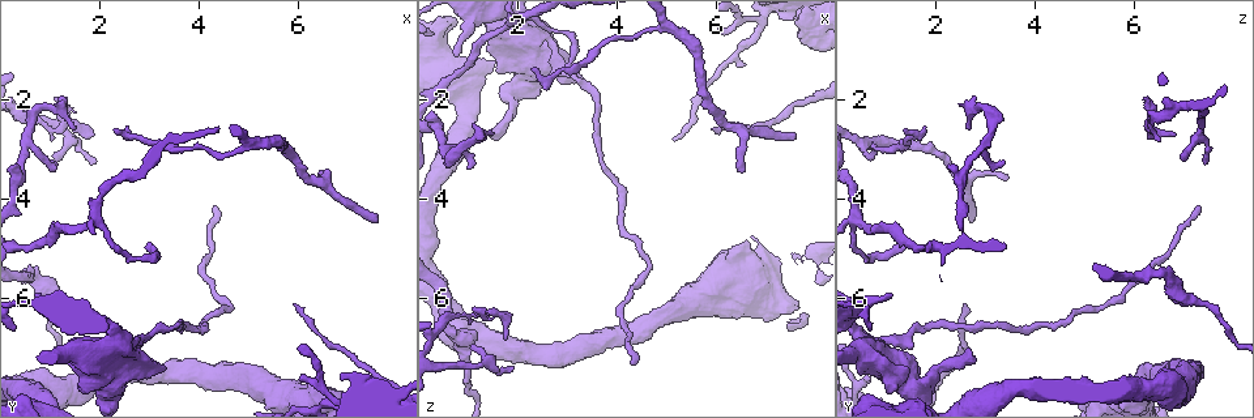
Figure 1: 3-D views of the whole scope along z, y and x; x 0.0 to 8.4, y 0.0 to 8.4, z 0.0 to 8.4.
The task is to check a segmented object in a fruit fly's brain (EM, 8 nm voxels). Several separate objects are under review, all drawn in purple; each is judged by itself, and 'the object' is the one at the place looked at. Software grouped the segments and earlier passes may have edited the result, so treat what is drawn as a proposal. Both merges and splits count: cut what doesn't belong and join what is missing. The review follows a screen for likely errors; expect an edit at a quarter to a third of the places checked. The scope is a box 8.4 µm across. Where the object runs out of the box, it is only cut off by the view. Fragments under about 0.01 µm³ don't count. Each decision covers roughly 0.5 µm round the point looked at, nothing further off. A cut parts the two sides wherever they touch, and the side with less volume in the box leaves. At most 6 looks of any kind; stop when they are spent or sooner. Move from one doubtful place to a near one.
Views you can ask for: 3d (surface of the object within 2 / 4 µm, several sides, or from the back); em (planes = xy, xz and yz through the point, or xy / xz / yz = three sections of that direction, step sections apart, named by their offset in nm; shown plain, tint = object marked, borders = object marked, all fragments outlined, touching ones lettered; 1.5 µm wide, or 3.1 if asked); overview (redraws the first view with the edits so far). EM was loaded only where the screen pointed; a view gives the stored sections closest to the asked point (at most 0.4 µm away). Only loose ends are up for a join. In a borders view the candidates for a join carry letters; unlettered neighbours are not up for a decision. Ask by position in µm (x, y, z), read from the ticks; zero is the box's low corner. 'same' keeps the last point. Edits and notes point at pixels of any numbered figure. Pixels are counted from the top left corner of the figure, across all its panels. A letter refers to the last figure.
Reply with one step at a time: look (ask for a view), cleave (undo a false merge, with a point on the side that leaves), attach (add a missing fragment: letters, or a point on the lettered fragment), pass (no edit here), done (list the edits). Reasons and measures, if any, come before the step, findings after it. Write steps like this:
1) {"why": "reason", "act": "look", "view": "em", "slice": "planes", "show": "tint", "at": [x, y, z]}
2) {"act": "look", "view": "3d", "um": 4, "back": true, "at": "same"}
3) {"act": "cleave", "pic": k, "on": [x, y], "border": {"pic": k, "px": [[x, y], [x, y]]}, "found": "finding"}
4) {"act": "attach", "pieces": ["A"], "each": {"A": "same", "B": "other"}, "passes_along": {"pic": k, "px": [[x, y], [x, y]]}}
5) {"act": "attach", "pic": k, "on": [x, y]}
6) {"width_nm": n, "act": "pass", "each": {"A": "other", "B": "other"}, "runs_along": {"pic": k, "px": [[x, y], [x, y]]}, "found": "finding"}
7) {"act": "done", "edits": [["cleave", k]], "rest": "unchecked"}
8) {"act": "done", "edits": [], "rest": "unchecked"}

{"why": "tapers out", "act": "look", "view": "3d", "um": 2, "at": [1.85, 3.30, 7.35]}

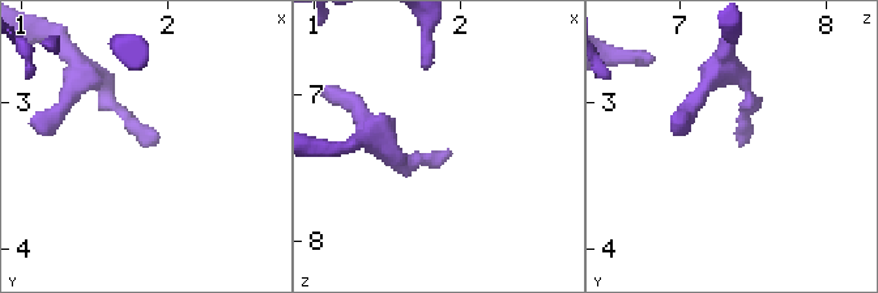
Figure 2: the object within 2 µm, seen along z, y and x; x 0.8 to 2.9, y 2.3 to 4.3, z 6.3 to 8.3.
{"why": "shape alone is not enough", "act": "look", "view": "em", "slice": "planes", "show": "borders", "at": [1.88, 3.28, 7.42]}

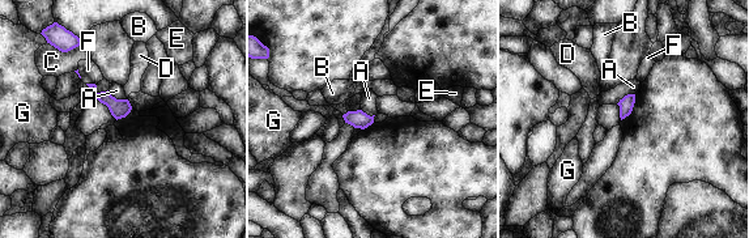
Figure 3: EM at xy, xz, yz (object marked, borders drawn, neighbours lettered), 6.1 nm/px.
{"act": "pass", "each": {"A": "other", "B": "other", "C": "other", "D": "other", "E": "other", "F": "other", "G": "other"}, "border": {"pic": 3, "px": [[635, 94], [625, 94], [616, 103]]}, "found": "none of them fits"}

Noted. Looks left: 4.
{"why": "an open end", "act": "look", "view": "em", "slice": "yz", "step": 8, "show": "borders", "at": [1.00, 3.35, 3.35]}

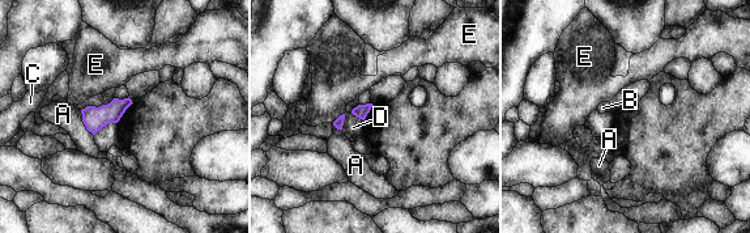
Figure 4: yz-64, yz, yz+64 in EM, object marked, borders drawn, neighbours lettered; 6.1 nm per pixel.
{"act": "look", "view": "em", "slice": "planes", "show": "borders", "at": "same"}

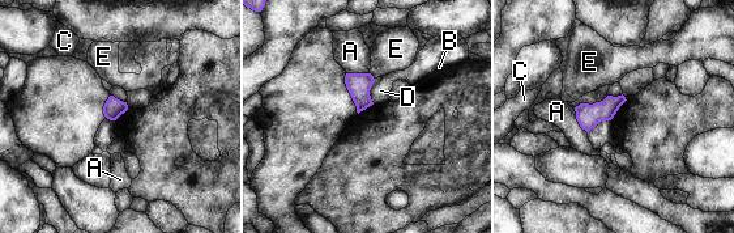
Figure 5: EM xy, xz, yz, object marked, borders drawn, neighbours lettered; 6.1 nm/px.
{"width_nm": 120, "act": "pass", "each": {"A": "other", "B": "other", "C": "other", "D": "other", "E": "other"}, "border": {"pic": 5, "px": [[375, 79], [370, 90], [372, 104]]}, "found": "no lettered fragment goes on from it"}

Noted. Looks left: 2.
{"act": "look", "view": "em", "slice": "planes", "show": "plain", "at": [5.00, 2.90, 0.60]}

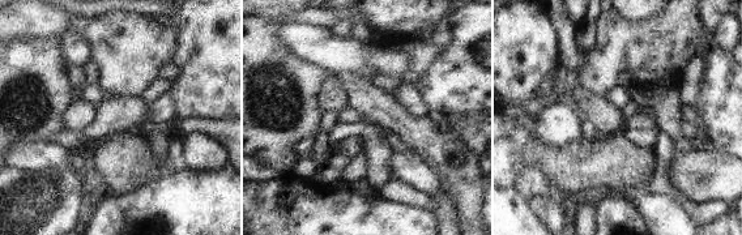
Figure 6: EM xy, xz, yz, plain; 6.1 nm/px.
{"why": "what lies round it", "act": "look", "view": "em", "slice": "planes", "show": "borders", "at": "same"}

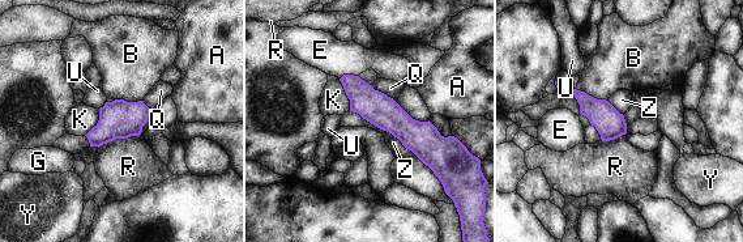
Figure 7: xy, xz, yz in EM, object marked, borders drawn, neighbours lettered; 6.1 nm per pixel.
{"longest_contact_nm": ["Z", 500], "act": "pass", "each": {"A": "other", "B": "other", "E": "other", "G": "other", "K": "other", "Q": "other", "R": "other", "U": "other", "Y": "other", "Z": "other"}, "found": "all the same neuron"}

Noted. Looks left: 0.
{"act": "done", "edits": [], "rest": "unchecked"}

